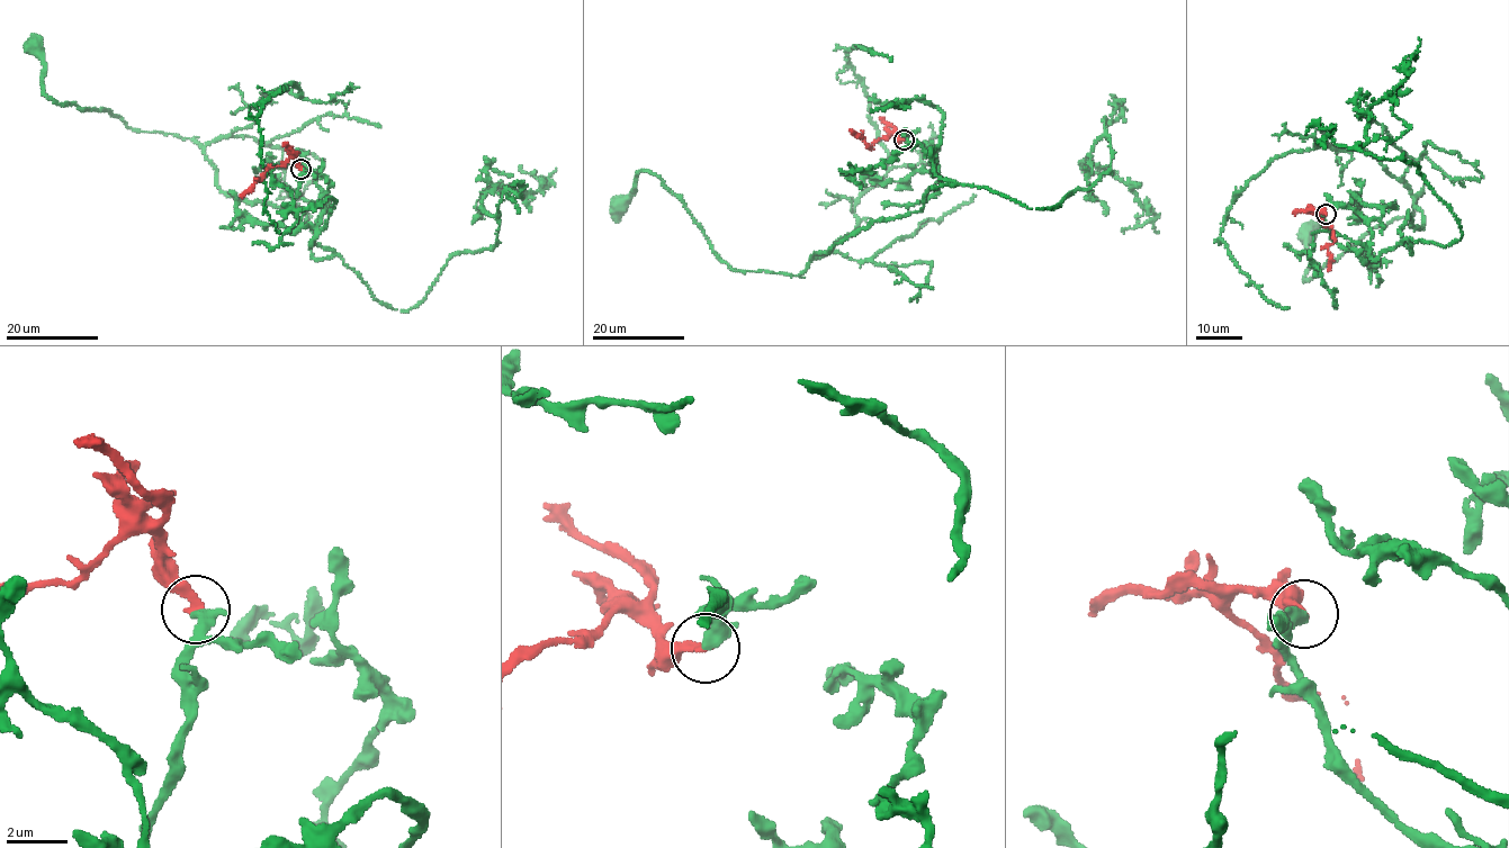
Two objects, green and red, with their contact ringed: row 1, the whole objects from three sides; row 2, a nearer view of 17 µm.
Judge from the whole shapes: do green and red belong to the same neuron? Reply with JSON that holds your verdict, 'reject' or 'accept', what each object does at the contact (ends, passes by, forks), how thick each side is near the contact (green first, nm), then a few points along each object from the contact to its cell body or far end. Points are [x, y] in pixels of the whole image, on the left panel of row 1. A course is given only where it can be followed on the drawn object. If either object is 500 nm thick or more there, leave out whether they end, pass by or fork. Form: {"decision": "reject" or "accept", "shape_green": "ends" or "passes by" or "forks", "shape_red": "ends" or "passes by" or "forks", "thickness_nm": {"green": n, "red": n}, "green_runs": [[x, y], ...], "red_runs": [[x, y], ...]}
{"decision": "accept", "shape_green": "passes by", "shape_red": "ends", "thickness_nm": {"green": 280, "red": 300}, "green_runs": [[301, 170], [293, 208], [329, 258], [313, 256], [304, 210], [221, 190], [191, 138], [53, 101], [34, 44]], "red_runs": [[301, 169], [292, 158], [281, 165], [268, 167], [261, 179], [239, 196]]}

